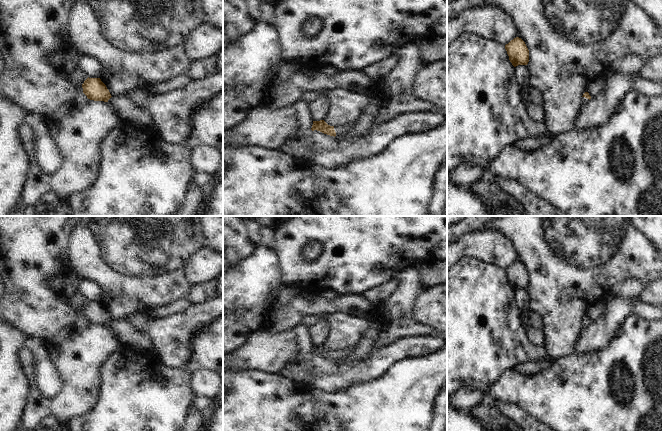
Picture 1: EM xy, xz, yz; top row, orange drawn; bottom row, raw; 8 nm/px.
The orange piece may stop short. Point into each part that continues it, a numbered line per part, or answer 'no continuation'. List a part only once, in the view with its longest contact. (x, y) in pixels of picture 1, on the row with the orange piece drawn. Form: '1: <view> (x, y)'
1: xz (344, 129)

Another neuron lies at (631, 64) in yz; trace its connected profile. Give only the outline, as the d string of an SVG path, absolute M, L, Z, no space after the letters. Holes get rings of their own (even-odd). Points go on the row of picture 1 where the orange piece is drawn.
M628 55L617 60L612 66L614 73L636 74L645 66L645 62L636 55Z

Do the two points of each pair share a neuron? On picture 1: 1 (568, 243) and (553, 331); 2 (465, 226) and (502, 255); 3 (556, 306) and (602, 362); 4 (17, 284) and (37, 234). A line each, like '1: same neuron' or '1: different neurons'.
1: same neuron
2: different neurons
3: different neurons
4: same neuron

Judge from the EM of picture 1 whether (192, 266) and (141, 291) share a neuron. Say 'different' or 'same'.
different

